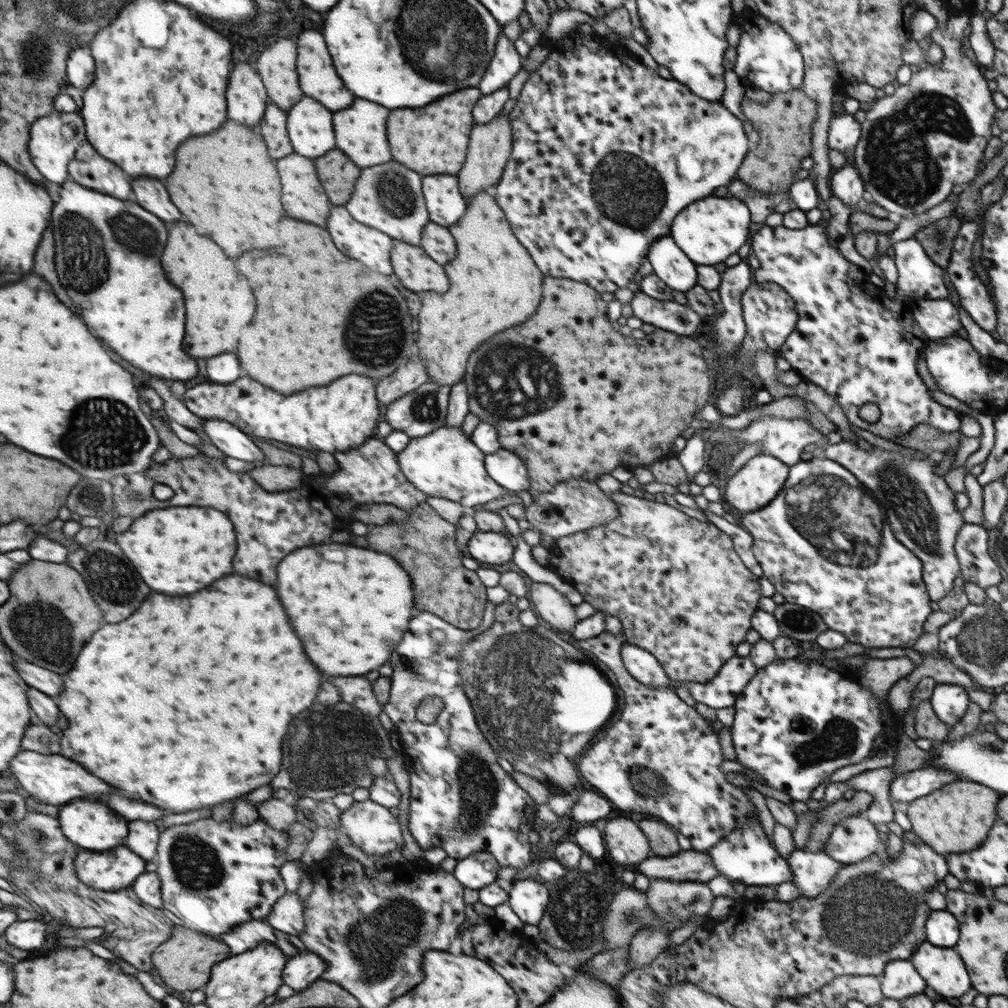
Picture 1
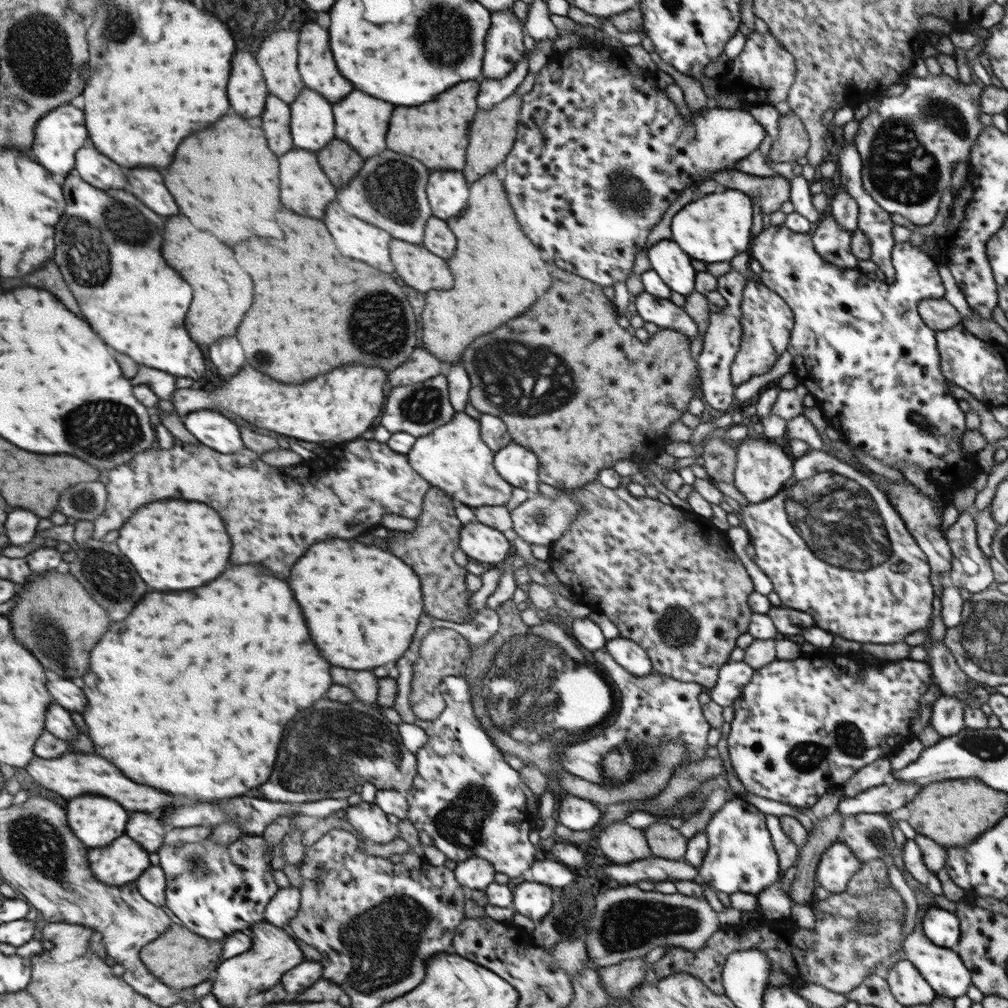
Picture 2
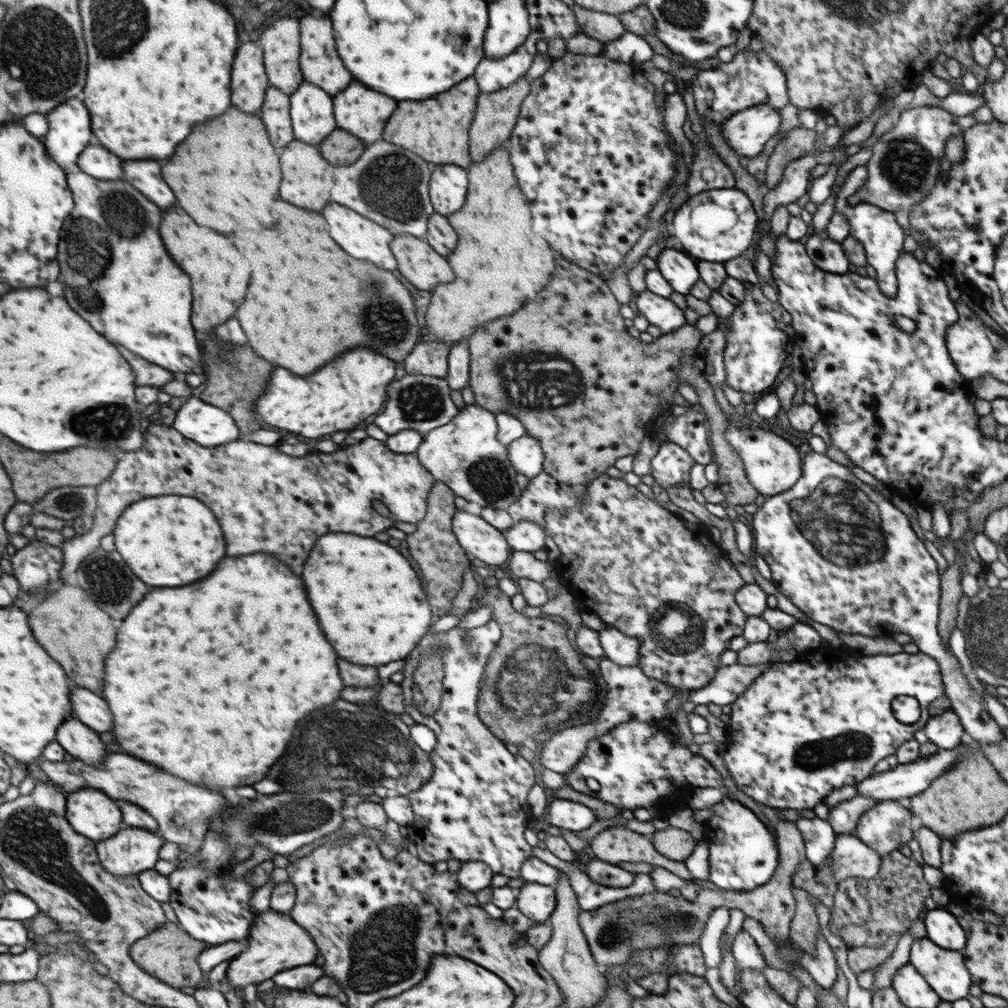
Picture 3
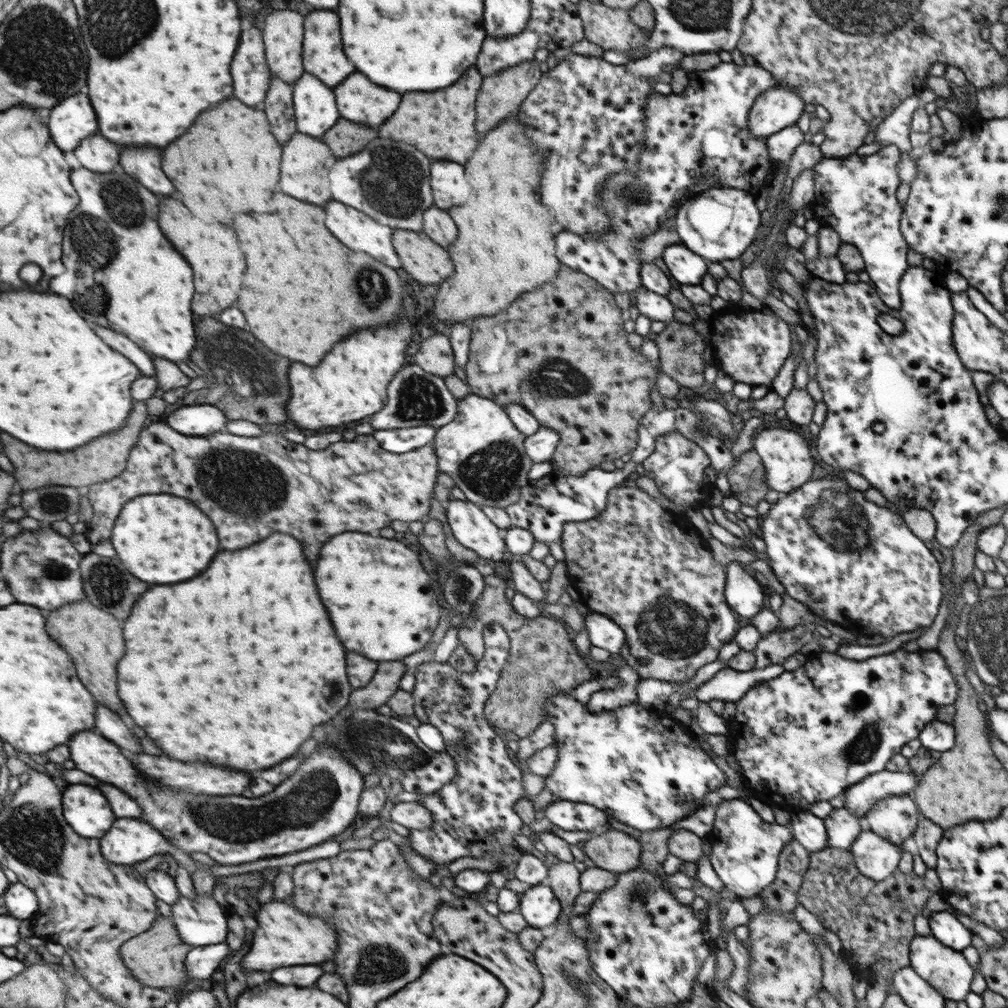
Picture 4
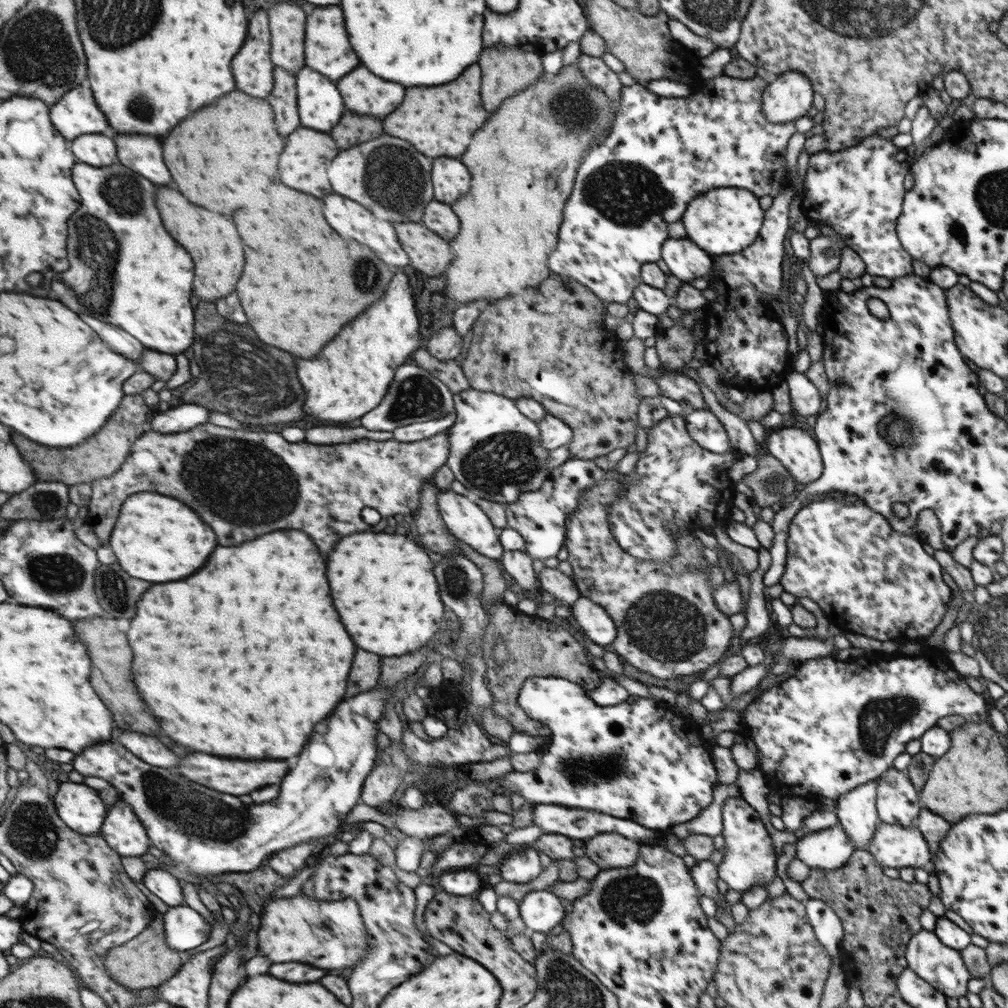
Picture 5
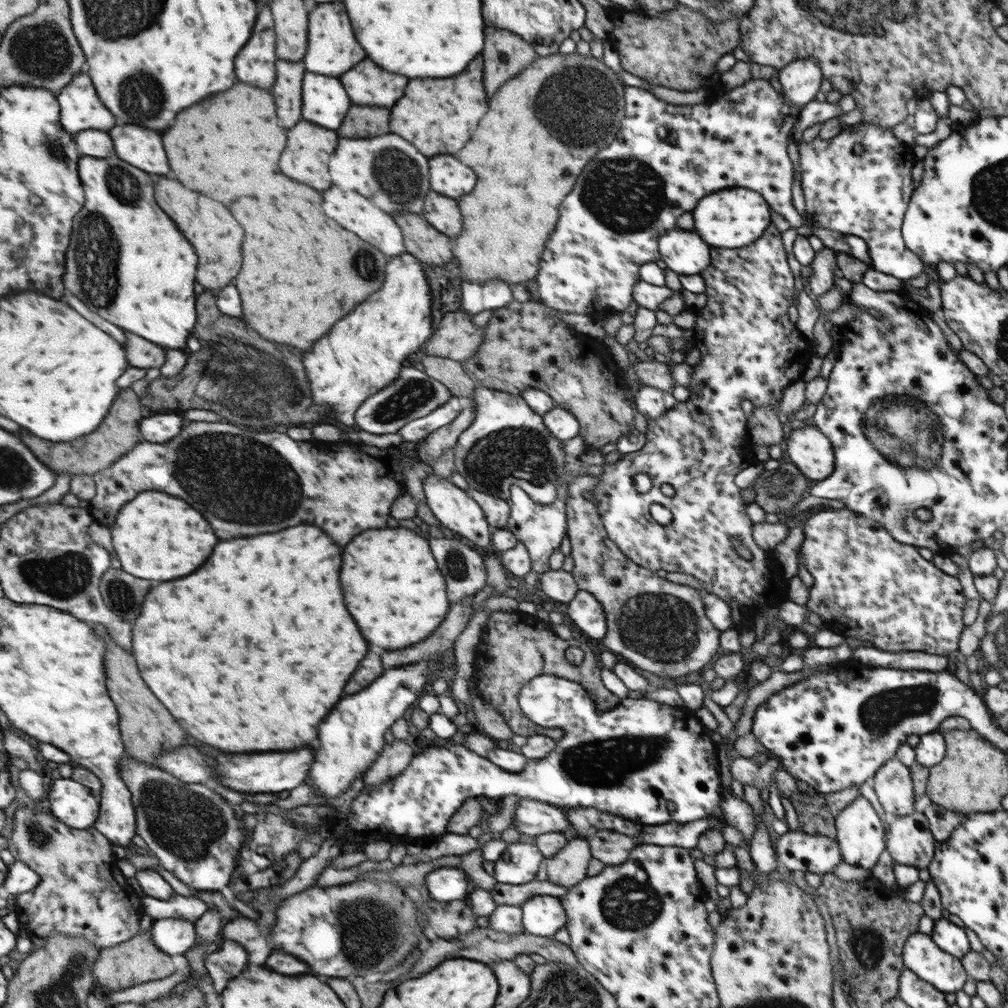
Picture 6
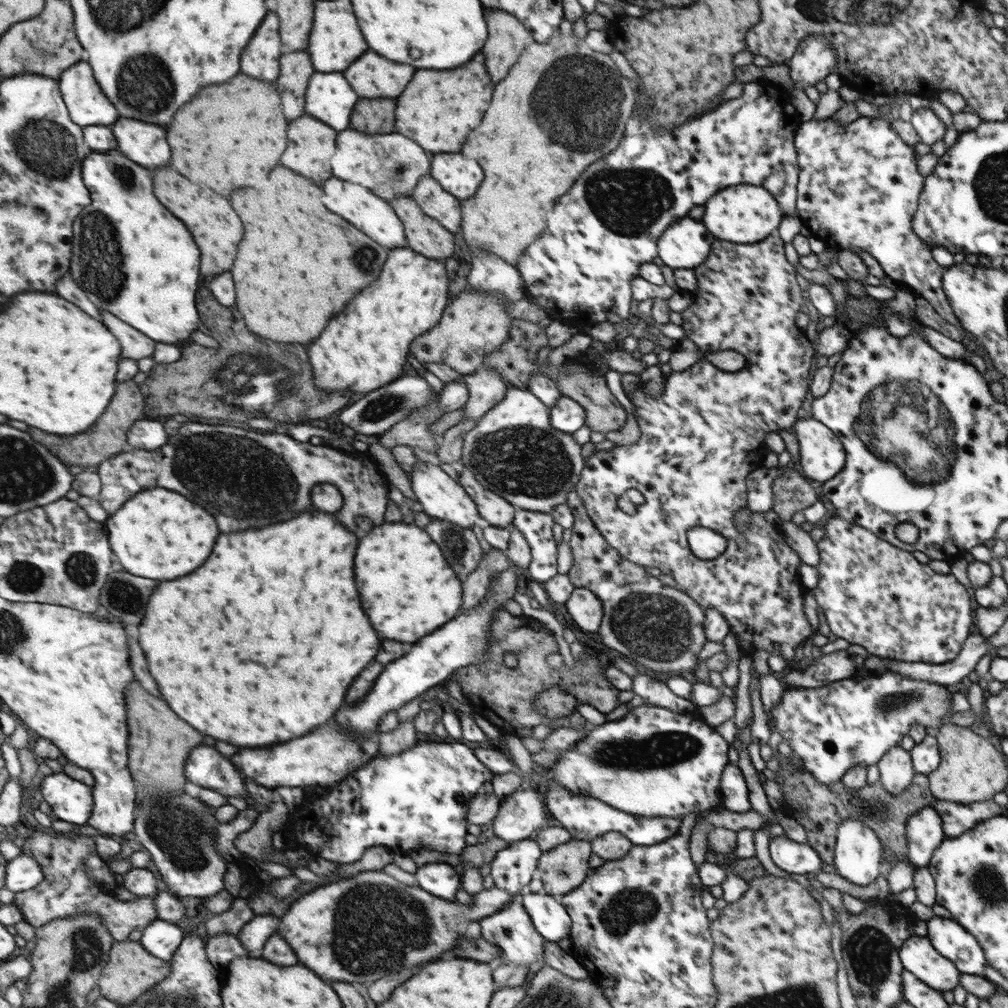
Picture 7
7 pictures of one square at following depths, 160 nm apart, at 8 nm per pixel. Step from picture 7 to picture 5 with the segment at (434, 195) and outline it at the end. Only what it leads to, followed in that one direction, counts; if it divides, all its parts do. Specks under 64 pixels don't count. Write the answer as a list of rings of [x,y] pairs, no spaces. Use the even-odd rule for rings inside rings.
[[[434,198],[426,204],[420,222],[448,242],[459,230],[457,216],[451,212],[451,208],[443,204],[443,201],[436,201]]]

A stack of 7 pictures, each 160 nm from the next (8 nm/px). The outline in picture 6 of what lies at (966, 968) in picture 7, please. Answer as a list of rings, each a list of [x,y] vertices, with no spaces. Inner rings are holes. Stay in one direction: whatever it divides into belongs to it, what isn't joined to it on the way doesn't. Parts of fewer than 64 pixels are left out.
[[[940,919],[933,921],[933,927],[928,933],[935,944],[943,952],[950,953],[951,956],[958,956],[960,959],[969,952],[969,943],[961,927],[955,924],[955,920]]]

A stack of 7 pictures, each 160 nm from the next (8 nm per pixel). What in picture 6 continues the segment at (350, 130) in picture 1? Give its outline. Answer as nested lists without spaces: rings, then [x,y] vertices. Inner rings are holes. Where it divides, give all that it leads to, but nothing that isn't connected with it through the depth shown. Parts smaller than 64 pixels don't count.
[[[369,58],[351,68],[351,72],[341,76],[341,80],[355,104],[377,104],[383,108],[391,108],[407,84],[405,76],[385,72]]]

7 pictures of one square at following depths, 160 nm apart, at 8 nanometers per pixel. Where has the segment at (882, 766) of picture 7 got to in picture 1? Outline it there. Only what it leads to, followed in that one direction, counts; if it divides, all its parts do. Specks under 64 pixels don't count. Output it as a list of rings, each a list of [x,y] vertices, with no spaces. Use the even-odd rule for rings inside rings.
[[[855,813],[845,816],[833,827],[820,851],[845,866],[867,859],[879,846],[879,834],[866,813]]]

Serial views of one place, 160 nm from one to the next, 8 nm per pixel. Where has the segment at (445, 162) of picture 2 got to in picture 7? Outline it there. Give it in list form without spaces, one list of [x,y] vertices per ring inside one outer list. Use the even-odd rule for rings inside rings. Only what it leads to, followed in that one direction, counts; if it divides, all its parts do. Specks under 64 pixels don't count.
[[[475,56],[471,64],[453,68],[447,72],[417,70],[415,80],[407,84],[407,92],[399,96],[399,108],[395,108],[395,128],[411,140],[419,140],[427,152],[459,152],[469,130],[473,130],[489,104],[493,84],[485,72],[483,56]]]

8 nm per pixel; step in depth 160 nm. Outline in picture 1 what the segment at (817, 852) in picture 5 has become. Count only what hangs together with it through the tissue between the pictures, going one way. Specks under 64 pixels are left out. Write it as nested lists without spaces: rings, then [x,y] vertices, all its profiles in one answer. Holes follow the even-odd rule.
[[[934,766],[912,770],[895,776],[888,784],[888,795],[895,802],[911,802],[925,796],[927,792],[939,788],[942,784],[960,780],[955,772],[941,770]]]

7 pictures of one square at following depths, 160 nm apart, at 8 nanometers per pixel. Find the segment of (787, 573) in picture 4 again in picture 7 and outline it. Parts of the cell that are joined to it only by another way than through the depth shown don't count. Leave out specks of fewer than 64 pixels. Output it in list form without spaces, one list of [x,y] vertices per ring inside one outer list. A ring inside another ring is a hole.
[[[835,516],[828,520],[822,521],[819,525],[825,528],[823,538],[815,542],[819,554],[819,563],[813,568],[814,573],[819,575],[819,579],[811,592],[814,594],[816,603],[823,610],[825,622],[831,633],[836,638],[843,638],[850,644],[861,646],[868,655],[875,657],[883,657],[895,659],[905,662],[924,662],[929,664],[943,664],[953,660],[961,650],[963,641],[969,636],[969,626],[971,626],[971,610],[969,610],[969,594],[965,592],[965,586],[959,584],[956,578],[949,574],[937,574],[933,572],[927,564],[919,564],[913,560],[913,556],[906,549],[899,550],[899,547],[891,544],[889,541],[883,540],[877,534],[865,529],[862,525],[851,524],[849,521],[843,520],[841,517]]]

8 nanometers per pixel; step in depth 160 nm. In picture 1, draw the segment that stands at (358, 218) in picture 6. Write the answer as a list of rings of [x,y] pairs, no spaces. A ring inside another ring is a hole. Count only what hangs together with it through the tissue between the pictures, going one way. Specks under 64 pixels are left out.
[[[334,205],[327,230],[335,236],[335,244],[347,256],[363,262],[367,268],[391,274],[390,252],[392,238],[373,227],[367,228],[351,218],[345,206]]]

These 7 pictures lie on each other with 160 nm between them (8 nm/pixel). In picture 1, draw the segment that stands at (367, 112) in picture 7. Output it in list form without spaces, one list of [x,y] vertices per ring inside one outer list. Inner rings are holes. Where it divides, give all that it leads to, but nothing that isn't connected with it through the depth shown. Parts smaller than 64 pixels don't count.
[[[339,147],[327,152],[325,156],[314,160],[326,193],[333,206],[349,202],[354,184],[357,182],[361,170],[351,160],[351,157]]]

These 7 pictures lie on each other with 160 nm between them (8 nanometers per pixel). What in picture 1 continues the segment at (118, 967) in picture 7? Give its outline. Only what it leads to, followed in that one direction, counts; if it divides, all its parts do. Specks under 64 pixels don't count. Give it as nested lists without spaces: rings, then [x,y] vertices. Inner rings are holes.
[[[175,926],[175,932],[171,940],[163,944],[163,948],[157,947],[153,952],[154,968],[158,970],[164,983],[171,989],[181,992],[199,990],[211,982],[215,964],[233,956],[229,945],[224,941],[219,942],[215,937],[203,936],[196,930],[186,926]]]

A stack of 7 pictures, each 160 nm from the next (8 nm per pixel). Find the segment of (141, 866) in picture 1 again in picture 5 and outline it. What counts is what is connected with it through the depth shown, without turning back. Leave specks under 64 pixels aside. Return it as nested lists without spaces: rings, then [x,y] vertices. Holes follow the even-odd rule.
[[[122,798],[113,806],[109,806],[106,822],[103,823],[102,832],[106,841],[120,856],[141,857],[149,853],[149,847],[153,846],[150,836],[138,813]]]

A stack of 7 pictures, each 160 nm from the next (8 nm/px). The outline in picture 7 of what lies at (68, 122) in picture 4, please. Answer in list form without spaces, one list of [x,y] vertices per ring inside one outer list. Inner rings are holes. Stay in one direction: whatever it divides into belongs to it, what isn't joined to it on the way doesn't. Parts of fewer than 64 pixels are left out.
[[[87,59],[63,71],[61,89],[66,105],[70,109],[70,117],[83,128],[93,125],[109,127],[109,124],[115,124],[120,119],[118,108],[107,98],[106,93],[103,94],[103,89],[95,78],[94,68]]]

